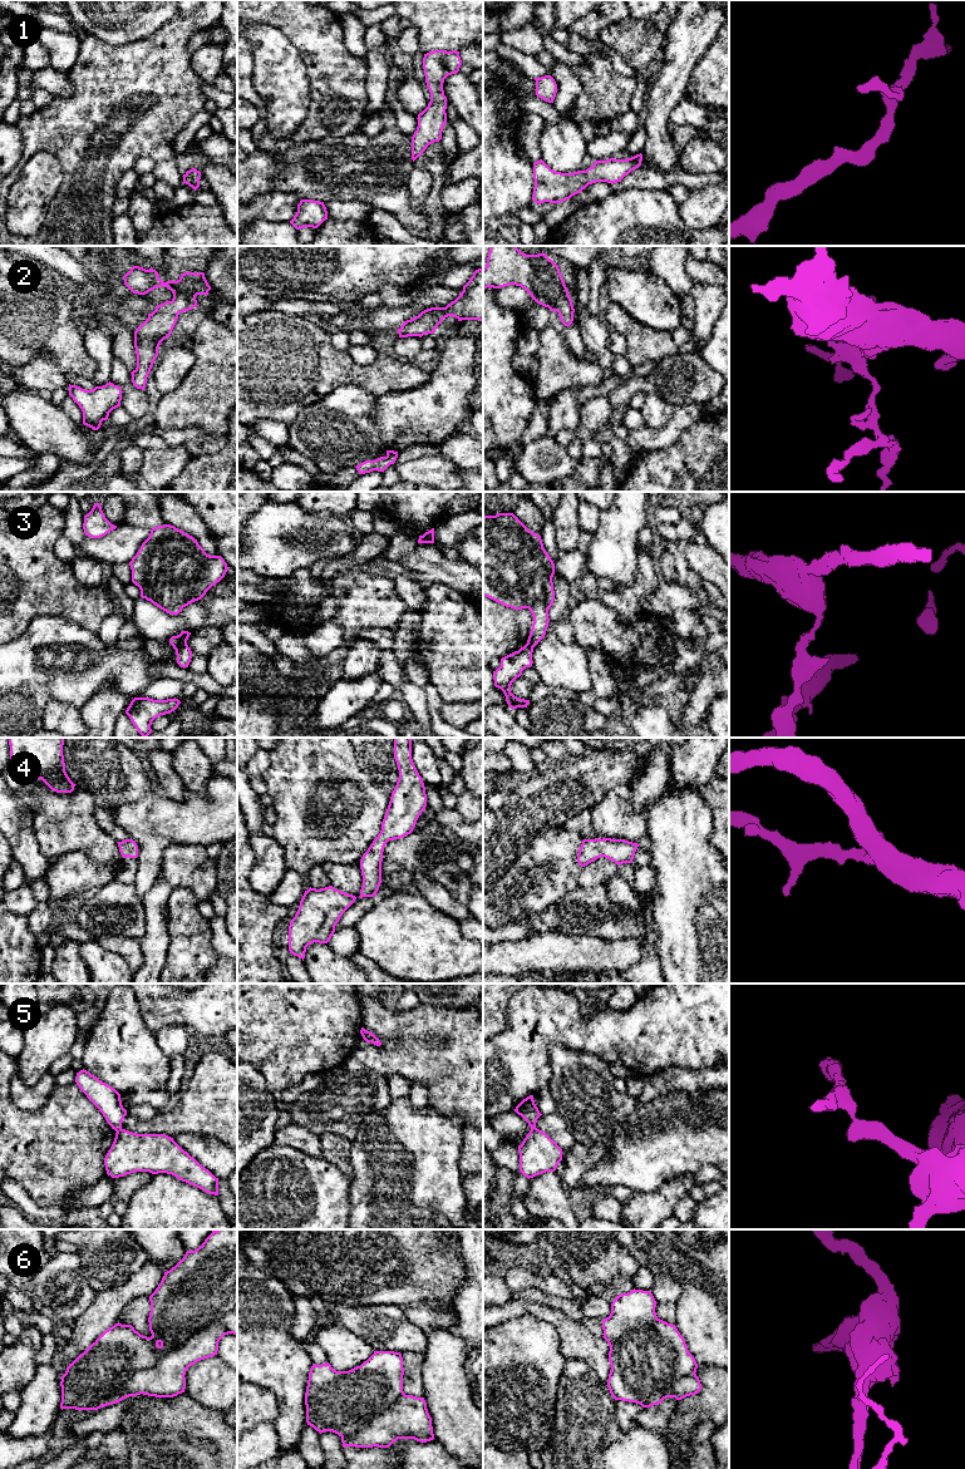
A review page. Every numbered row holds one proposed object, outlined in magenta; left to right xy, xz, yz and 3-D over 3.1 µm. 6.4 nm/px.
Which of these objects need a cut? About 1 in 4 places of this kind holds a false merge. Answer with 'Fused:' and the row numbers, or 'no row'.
Fused: 3, 5, 6

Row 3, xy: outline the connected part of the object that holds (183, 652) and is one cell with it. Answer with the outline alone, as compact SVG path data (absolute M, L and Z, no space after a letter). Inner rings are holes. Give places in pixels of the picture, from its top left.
M187 644L179 646L178 649L176 649L176 655L177 655L177 664L181 667L188 667L191 659L192 659L192 651L188 647Z

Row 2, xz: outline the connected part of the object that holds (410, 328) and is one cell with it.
M478 268L463 286L461 295L445 307L430 307L403 322L399 337L419 336L435 332L443 319L453 316L458 321L479 320L483 322L483 270Z

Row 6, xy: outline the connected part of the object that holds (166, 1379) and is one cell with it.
M237 1307L196 1331L167 1352L156 1366L134 1372L123 1387L127 1397L141 1394L173 1397L184 1392L187 1369L197 1361L217 1355L220 1340L228 1334L237 1335Z

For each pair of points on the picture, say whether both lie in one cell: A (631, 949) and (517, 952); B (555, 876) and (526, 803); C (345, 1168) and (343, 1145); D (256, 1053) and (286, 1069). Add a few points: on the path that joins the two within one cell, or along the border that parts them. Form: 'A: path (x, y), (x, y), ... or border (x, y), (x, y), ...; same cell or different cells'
A: path (602, 952), (546, 952); same cell
B: border (564, 822), (545, 824), (510, 841); different cells
C: path (343, 1163), (343, 1150); same cell
D: path (264, 1053), (270, 1053), (279, 1061); same cell

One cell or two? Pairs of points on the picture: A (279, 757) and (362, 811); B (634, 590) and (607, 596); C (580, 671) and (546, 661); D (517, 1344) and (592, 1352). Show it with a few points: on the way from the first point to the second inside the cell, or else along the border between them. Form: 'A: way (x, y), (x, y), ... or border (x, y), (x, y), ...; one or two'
A: way (299, 768), (341, 811); one
B: way (628, 596), (614, 596); one
C: way (571, 671), (555, 661); one
D: border (545, 1322), (555, 1329), (559, 1352), (566, 1360); two

